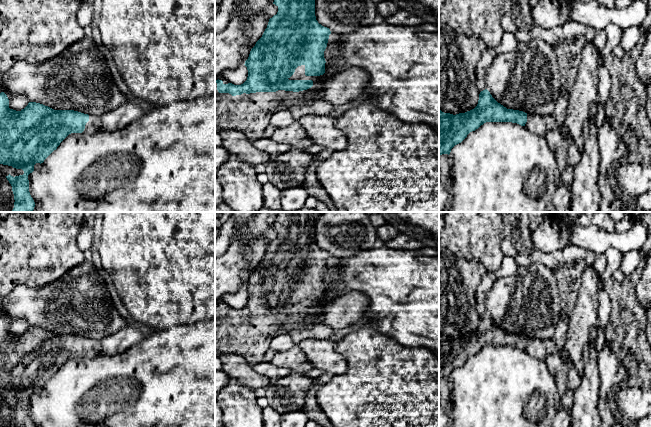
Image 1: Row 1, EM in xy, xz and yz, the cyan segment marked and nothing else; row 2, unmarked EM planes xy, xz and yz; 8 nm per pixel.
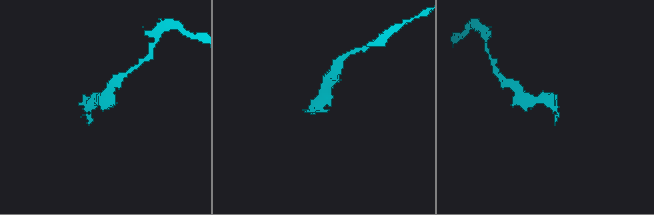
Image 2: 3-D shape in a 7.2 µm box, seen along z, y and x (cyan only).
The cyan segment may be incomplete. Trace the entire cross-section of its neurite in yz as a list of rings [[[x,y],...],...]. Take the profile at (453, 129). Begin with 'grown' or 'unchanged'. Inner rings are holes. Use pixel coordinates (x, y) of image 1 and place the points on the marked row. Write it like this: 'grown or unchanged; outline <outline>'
grown; outline [[[485,89],[479,94],[477,106],[470,111],[453,115],[439,109],[439,156],[449,155],[455,145],[486,122],[517,123],[542,137],[550,130],[559,129],[552,114],[540,116],[507,109]]]

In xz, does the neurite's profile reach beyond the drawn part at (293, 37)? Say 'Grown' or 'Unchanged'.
Grown

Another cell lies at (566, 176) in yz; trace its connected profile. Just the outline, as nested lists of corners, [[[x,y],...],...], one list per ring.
[[[565,166],[565,168],[559,173],[560,184],[571,187],[573,182],[573,167]]]

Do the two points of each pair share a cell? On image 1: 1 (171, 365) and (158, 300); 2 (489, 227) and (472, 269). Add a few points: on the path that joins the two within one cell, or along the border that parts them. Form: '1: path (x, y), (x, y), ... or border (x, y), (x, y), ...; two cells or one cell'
1: border (187, 324), (173, 325), (155, 331); two cells
2: border (452, 254), (465, 262), (479, 262), (486, 271); two cells

